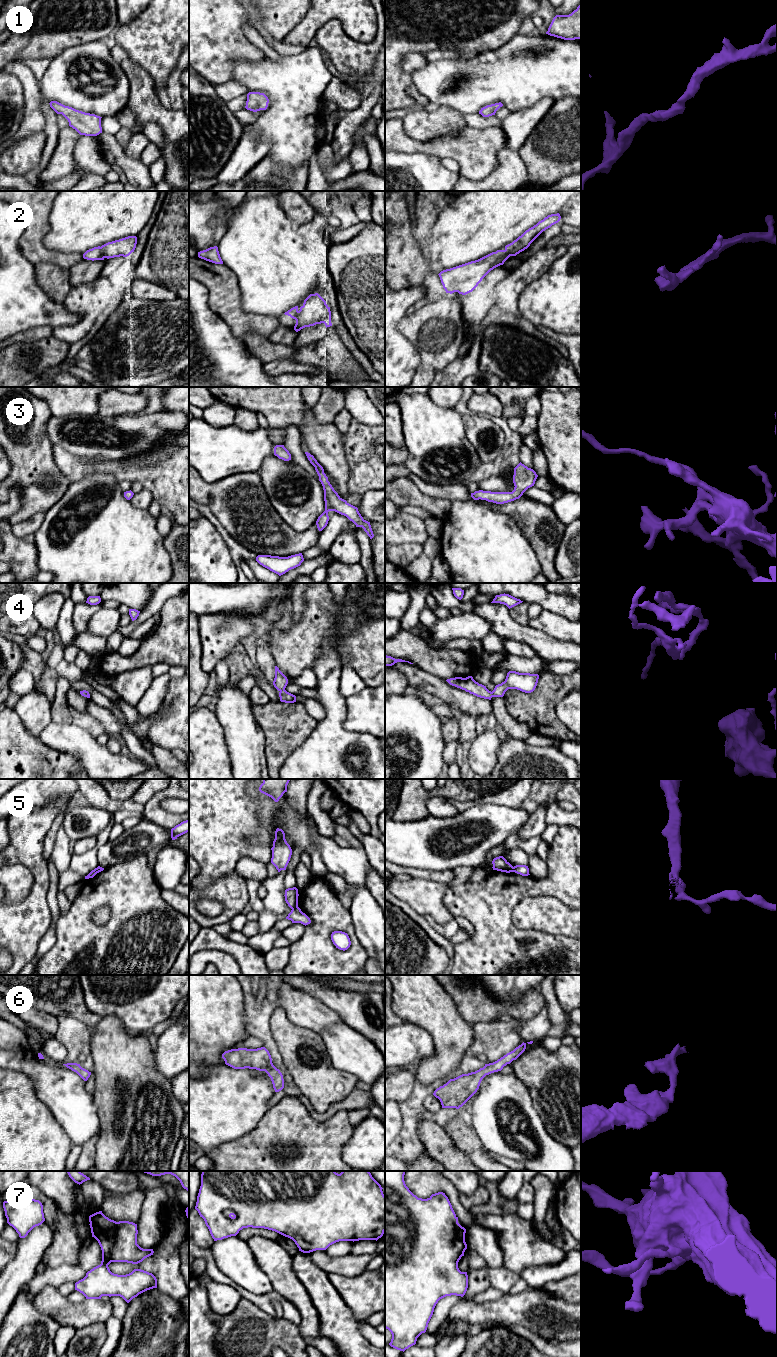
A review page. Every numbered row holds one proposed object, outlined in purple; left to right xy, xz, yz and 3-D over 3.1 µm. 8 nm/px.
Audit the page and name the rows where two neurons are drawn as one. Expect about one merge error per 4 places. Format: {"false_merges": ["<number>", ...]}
{"false_merges": ["5"]}

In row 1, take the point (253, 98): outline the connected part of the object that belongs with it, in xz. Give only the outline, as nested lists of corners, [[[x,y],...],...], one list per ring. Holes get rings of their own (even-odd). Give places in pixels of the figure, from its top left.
[[[249,92],[247,94],[247,101],[245,108],[247,110],[257,112],[260,110],[266,110],[268,107],[269,99],[264,93]]]

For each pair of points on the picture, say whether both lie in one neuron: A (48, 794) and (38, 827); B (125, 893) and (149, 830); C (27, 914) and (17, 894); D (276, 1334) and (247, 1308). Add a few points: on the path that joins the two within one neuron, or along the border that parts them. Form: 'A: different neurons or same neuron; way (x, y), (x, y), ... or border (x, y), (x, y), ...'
A: different neurons; border (68, 798), (65, 796), (58, 797), (36, 809)
B: different neurons; border (146, 854), (140, 854), (118, 863)
C: different neurons; border (32, 881), (30, 892), (21, 901), (10, 904)
D: same neuron; way (269, 1329), (254, 1315)

